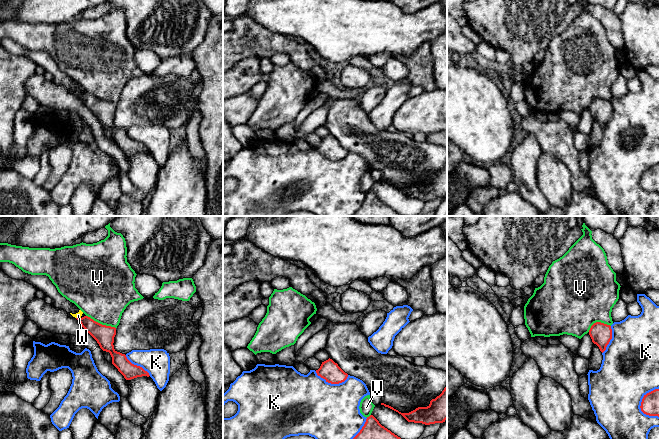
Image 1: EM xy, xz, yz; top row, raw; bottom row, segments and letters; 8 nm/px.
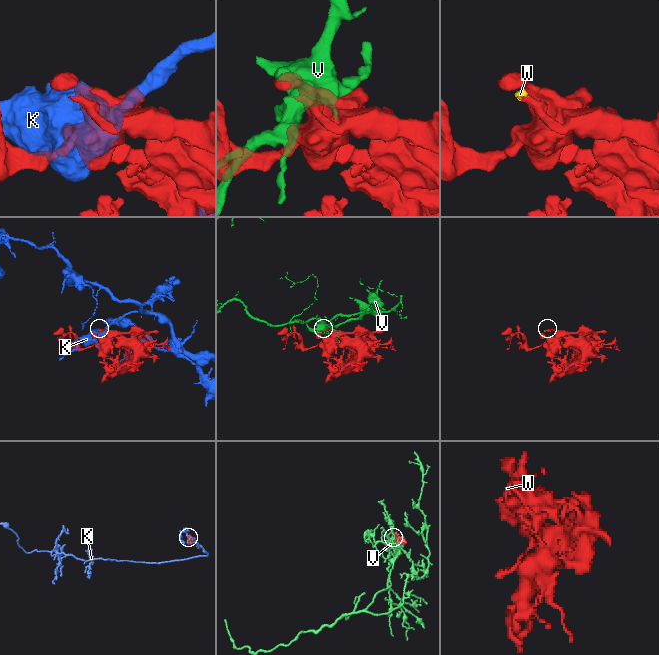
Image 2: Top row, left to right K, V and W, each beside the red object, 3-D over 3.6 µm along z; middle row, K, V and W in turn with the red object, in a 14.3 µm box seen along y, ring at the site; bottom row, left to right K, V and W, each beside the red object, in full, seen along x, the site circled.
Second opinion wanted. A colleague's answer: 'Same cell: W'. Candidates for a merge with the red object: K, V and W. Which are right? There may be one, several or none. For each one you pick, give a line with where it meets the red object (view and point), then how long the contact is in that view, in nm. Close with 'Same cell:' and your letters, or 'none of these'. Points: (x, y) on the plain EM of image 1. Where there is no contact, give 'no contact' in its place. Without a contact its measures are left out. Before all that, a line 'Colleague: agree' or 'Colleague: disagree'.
Colleague: agree
W: contact xy (78, 94); length 40 nm
Same cell: W

